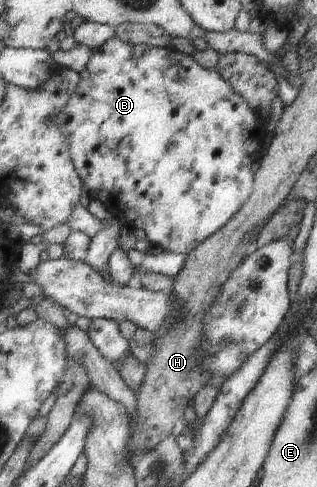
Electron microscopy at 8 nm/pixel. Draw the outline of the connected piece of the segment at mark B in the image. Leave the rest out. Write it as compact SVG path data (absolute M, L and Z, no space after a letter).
M117 35L111 37L105 44L102 44L99 48L94 49L92 55L89 58L89 61L86 67L79 73L81 80L79 81L77 90L74 92L74 95L71 96L70 101L64 106L64 109L57 111L54 114L53 122L60 127L64 128L64 137L68 140L69 150L71 158L73 159L73 164L83 180L83 184L85 184L85 188L91 192L91 196L97 196L97 198L101 198L101 202L105 202L115 214L113 216L117 216L117 218L121 218L127 226L130 226L132 229L141 228L145 233L146 240L152 244L152 246L159 246L161 250L167 251L170 253L179 253L186 255L188 252L194 250L195 247L198 246L199 243L202 243L208 236L211 236L214 232L217 232L234 214L239 210L239 207L243 204L243 201L251 194L251 185L252 185L252 176L250 166L254 160L257 160L262 156L262 153L265 150L264 139L267 137L267 132L265 130L265 126L267 125L267 120L261 119L260 115L255 111L253 112L247 104L243 102L243 99L236 95L231 87L217 74L217 71L214 69L206 69L205 67L201 67L198 63L196 64L195 60L191 55L186 55L185 53L181 53L179 51L175 51L171 46L169 47L150 47L146 44L134 45L129 44L127 41L120 39Z

